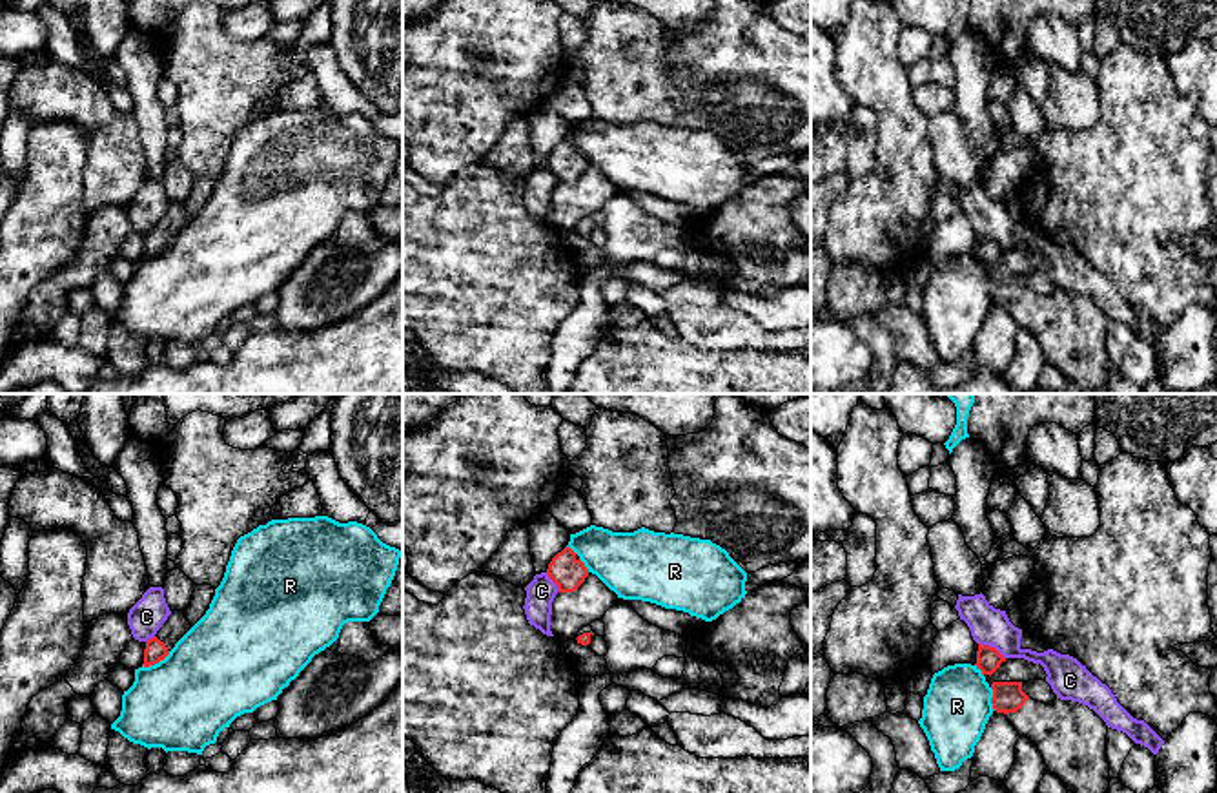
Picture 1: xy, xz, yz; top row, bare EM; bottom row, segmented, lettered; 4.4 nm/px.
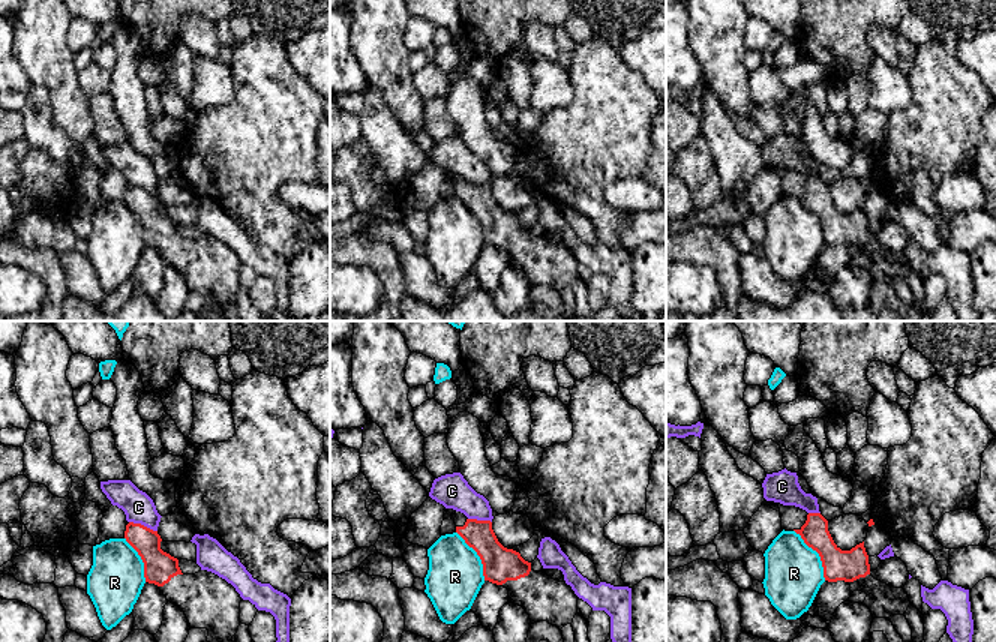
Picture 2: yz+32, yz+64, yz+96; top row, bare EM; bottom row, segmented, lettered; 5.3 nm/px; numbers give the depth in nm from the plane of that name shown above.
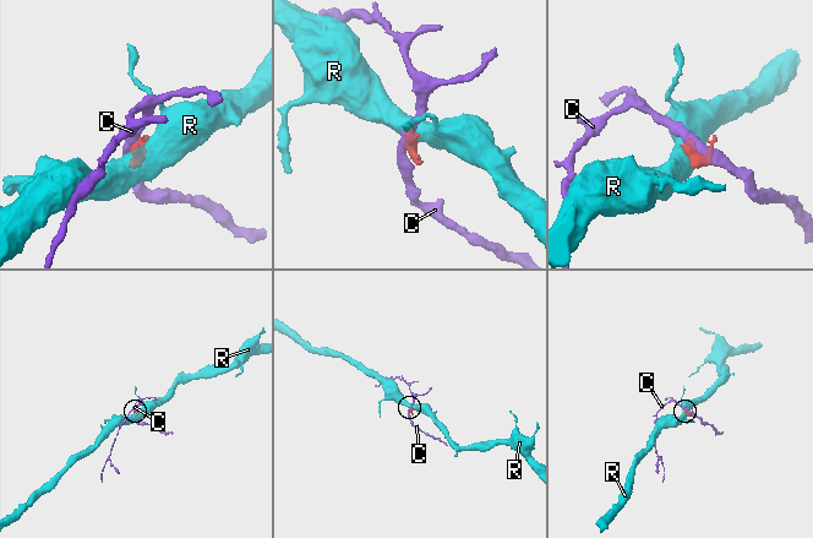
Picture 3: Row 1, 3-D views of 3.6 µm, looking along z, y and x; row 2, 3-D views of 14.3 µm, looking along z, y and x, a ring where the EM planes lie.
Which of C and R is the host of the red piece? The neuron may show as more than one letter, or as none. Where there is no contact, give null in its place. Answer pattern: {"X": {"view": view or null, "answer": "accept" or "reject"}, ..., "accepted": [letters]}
{"C": {"view": "yz", "answer": "reject"}, "R": {"view": "xy", "answer": "reject"}, "accepted": []}

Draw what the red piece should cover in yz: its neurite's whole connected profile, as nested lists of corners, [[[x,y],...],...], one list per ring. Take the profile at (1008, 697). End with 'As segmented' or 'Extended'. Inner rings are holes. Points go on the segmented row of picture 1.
[[[993,682],[993,709],[1004,713],[1020,736],[1029,738],[1073,793],[1108,793],[1106,722],[1071,700],[1042,704],[1022,691],[1022,682]]]. Extended

